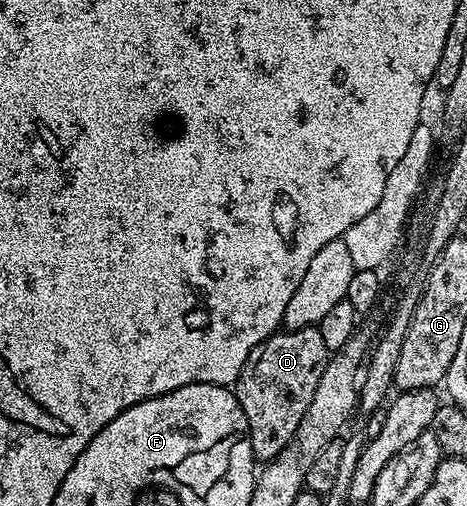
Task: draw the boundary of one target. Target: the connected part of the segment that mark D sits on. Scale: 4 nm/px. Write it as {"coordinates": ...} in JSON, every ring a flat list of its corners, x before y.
{"coordinates":[[319,326,303,327,297,331,281,329,256,346,255,354,236,379,234,390,237,401,242,405,242,413,246,413,248,440,257,460,278,457,278,453,282,453,282,449,286,449,288,442,296,436,302,417,306,417,306,409,310,409,314,401,314,389,318,389,318,380,322,378,329,358,330,353,326,349,326,341,322,341]]}

